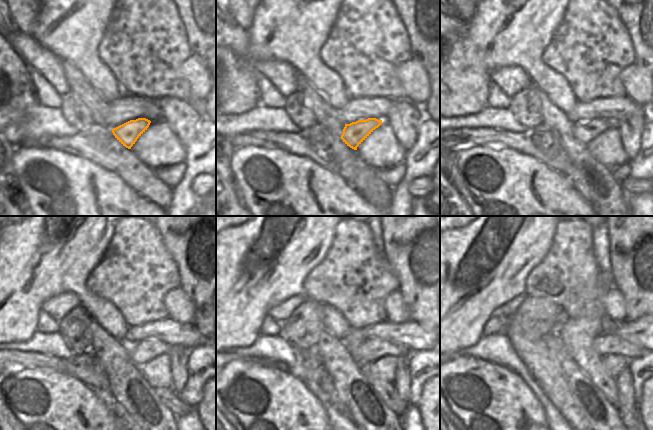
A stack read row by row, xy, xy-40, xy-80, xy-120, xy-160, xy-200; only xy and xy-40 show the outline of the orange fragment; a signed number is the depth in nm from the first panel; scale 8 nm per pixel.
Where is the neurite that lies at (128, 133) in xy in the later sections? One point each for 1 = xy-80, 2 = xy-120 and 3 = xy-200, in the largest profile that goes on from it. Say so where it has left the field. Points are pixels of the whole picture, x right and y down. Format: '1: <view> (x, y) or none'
1: xy-80 (586, 131)
2: xy-120 (146, 350)
3: xy-200 (604, 344)

